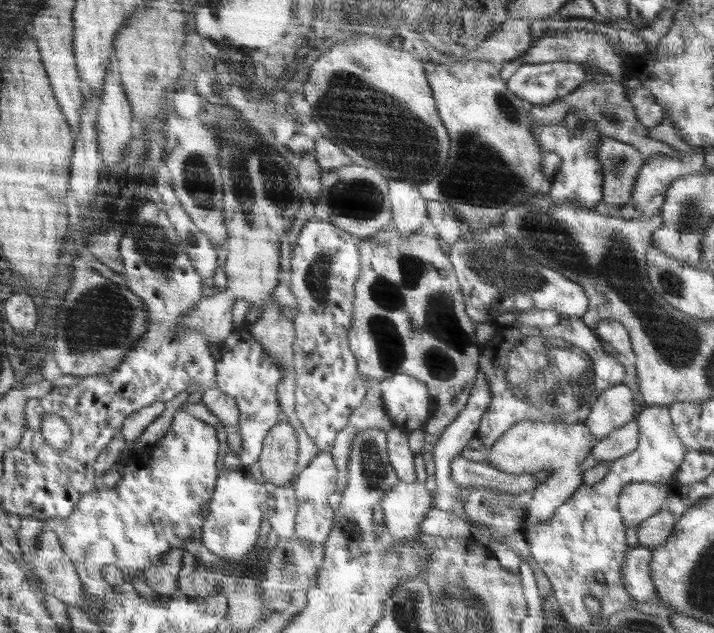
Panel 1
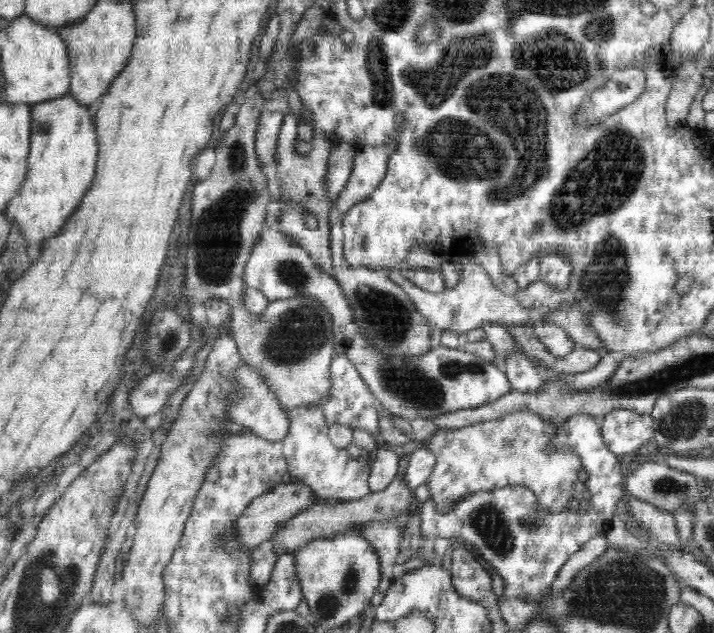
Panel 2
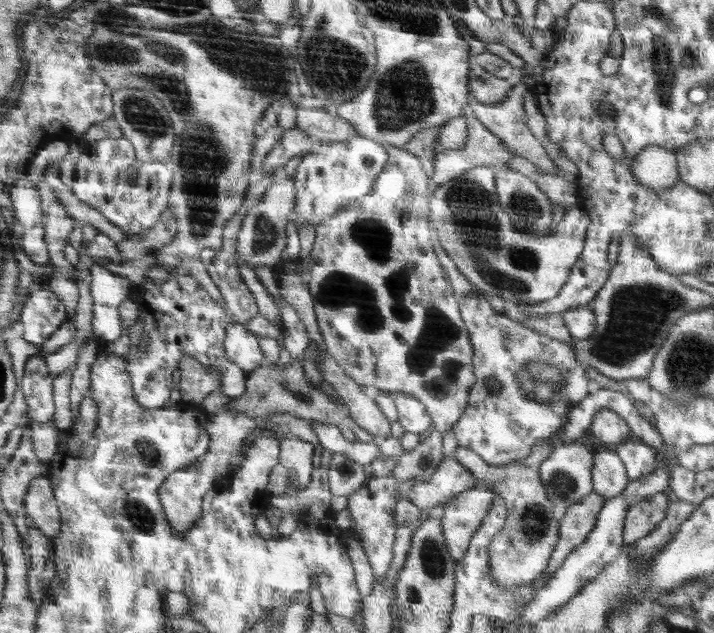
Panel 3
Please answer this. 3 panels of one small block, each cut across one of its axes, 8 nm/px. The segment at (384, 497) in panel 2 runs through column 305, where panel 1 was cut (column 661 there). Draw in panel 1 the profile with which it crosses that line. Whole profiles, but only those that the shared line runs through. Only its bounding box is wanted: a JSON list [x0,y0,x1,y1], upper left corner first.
[635,508,676,548]

